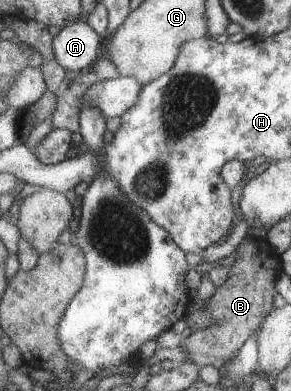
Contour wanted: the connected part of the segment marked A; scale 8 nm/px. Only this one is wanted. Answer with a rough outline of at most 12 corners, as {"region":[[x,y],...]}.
{"region":[[88,22],[54,36],[54,58],[67,74],[102,55],[105,38]]}

